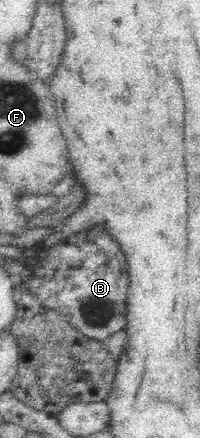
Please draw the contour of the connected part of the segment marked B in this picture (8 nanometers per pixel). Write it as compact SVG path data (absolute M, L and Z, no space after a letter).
M102 226L85 228L80 233L75 233L59 244L48 248L47 251L47 257L40 262L38 269L34 269L34 273L30 273L29 269L24 276L16 279L17 291L23 289L25 285L38 296L44 307L61 313L74 329L80 330L84 336L98 342L106 343L113 333L126 329L129 288L127 259L120 244L112 239L107 229Z

